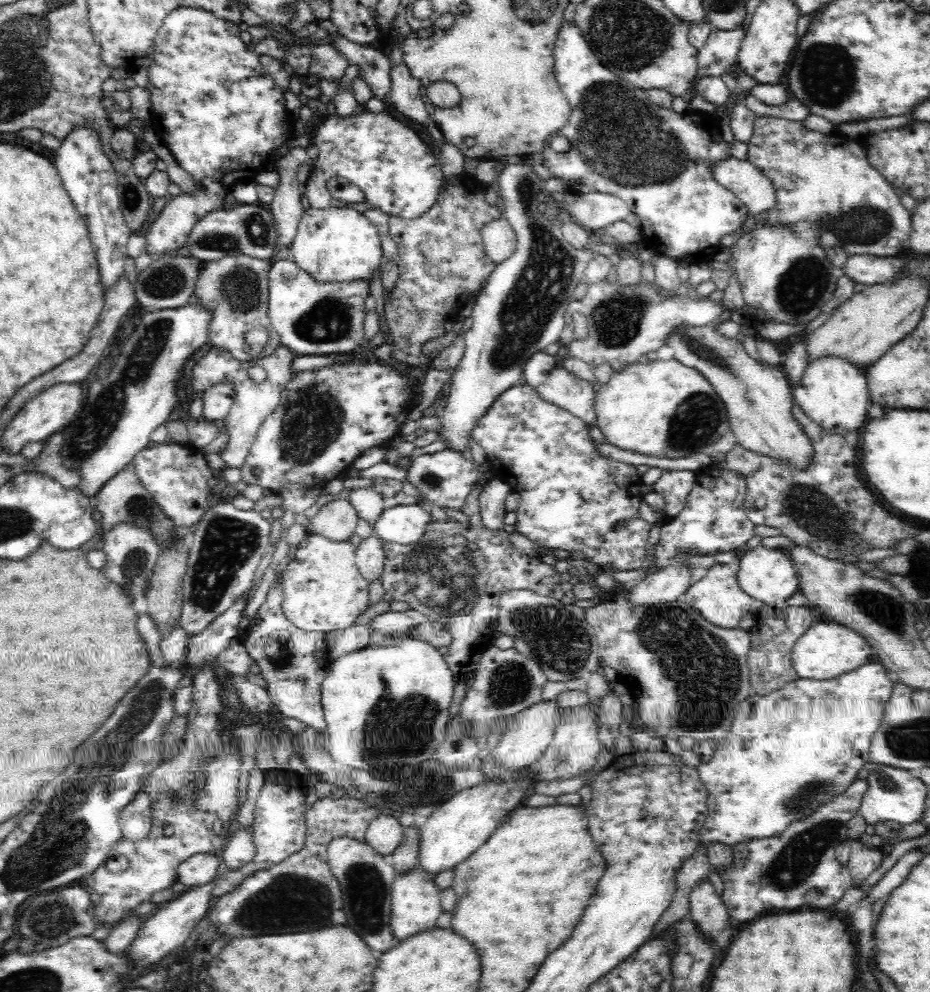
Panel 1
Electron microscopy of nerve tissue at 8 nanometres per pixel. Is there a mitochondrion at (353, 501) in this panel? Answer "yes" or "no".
no

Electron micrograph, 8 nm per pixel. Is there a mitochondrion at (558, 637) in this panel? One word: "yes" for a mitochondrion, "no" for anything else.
yes

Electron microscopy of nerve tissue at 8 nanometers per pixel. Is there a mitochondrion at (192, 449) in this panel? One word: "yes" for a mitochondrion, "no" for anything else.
no

